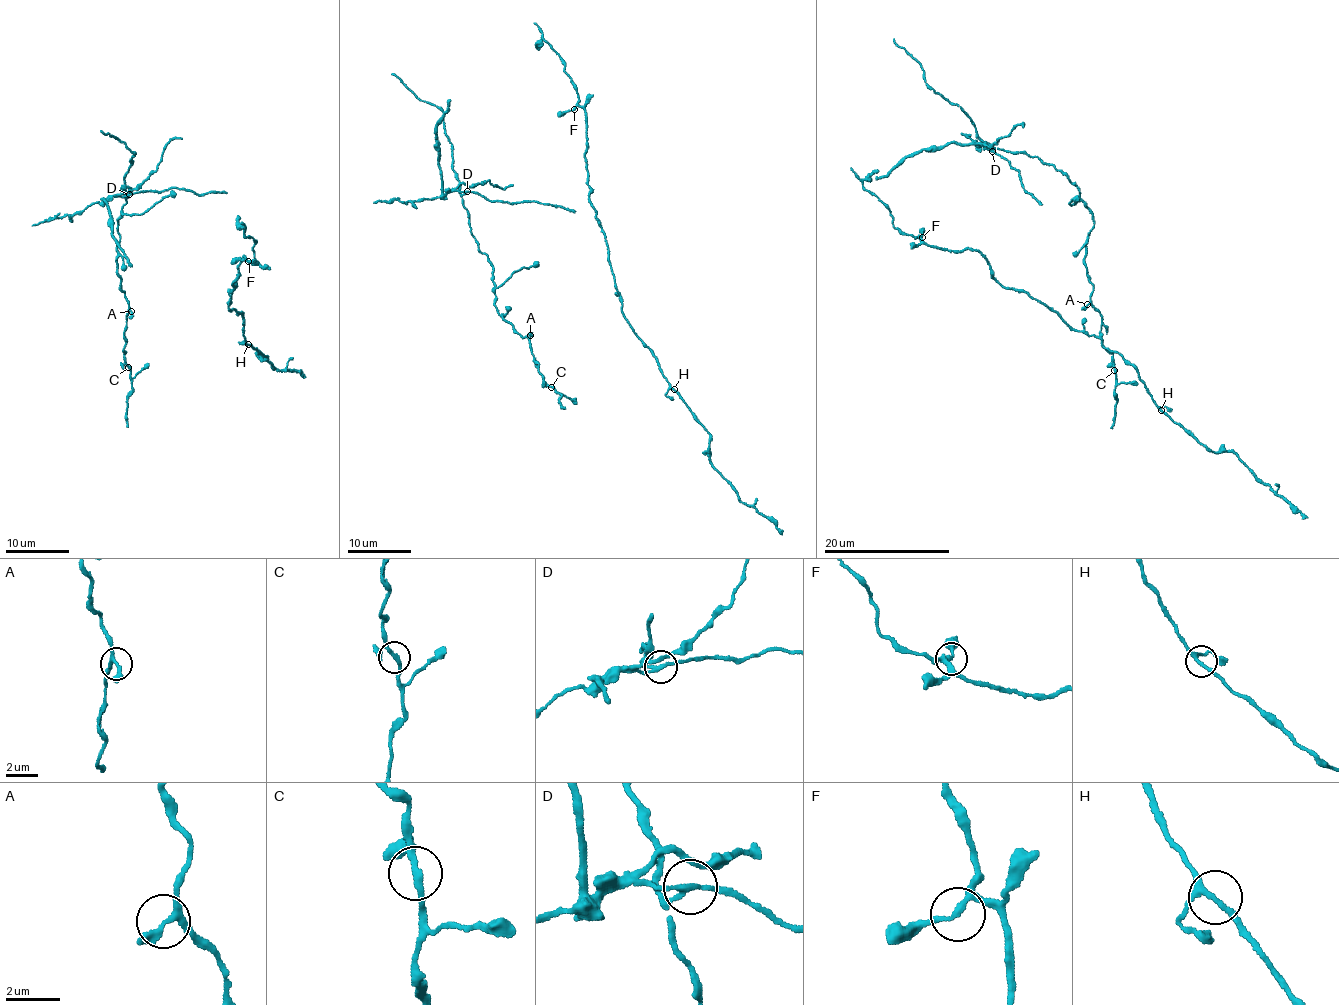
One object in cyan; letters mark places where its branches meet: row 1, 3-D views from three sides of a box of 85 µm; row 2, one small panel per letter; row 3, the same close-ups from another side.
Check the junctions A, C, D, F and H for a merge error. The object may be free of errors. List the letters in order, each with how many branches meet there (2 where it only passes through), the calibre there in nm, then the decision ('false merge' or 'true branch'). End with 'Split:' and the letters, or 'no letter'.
A: 3 | 240 nm | true branch
C: 3 | 180 nm | true branch
D: 3 | 160 nm | false merge
F: 3 | 180 nm | true branch
H: 3 | 200 nm | true branch
Split: D

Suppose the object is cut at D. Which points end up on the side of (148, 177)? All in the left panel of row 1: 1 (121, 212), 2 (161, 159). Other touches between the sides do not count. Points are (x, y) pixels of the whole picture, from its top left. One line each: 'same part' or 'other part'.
1: other part
2: same part

